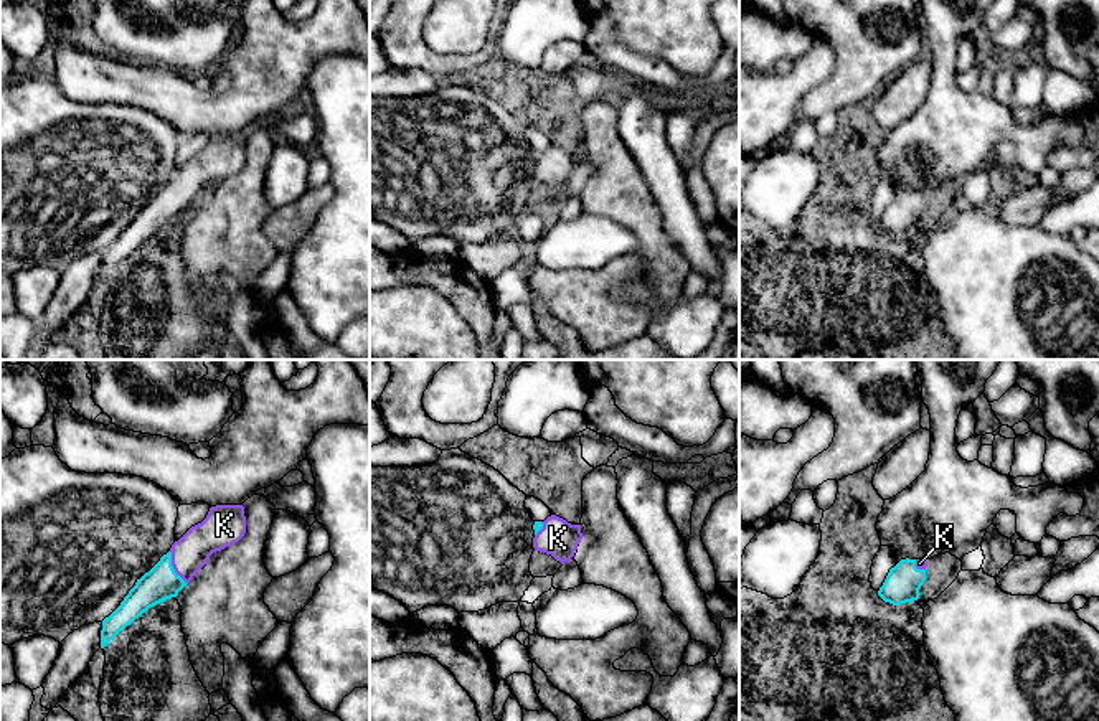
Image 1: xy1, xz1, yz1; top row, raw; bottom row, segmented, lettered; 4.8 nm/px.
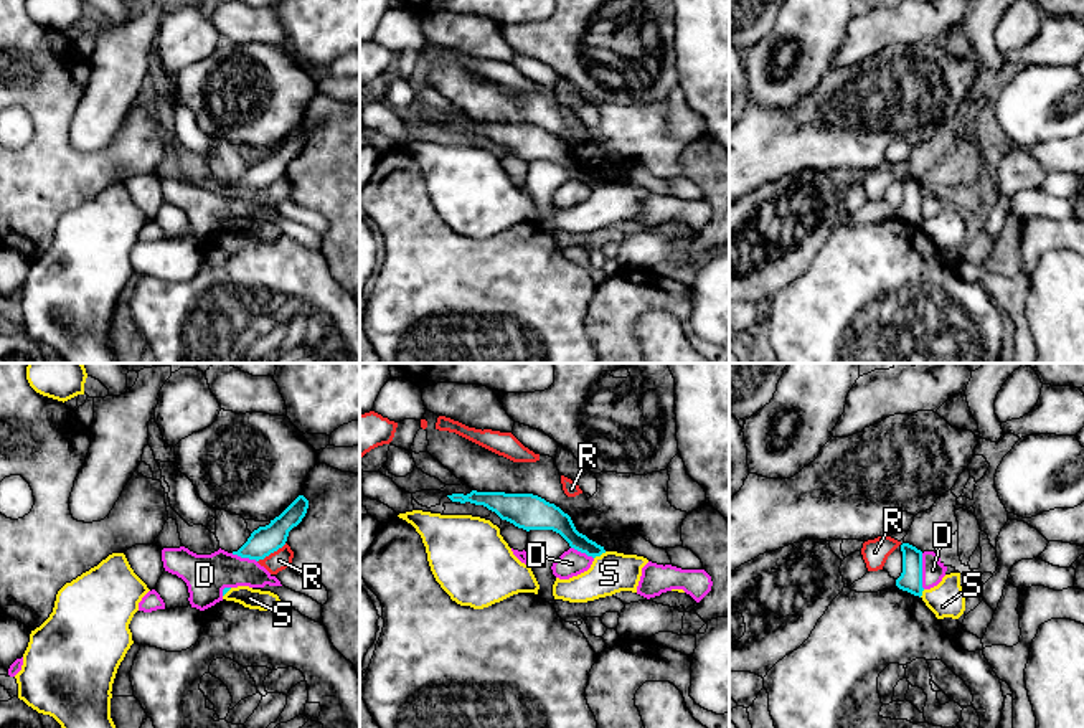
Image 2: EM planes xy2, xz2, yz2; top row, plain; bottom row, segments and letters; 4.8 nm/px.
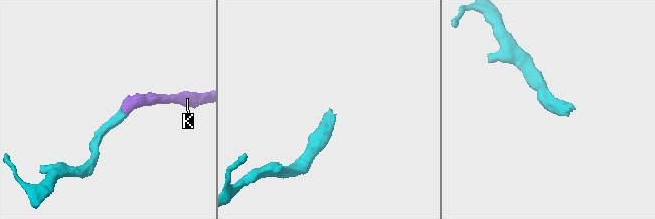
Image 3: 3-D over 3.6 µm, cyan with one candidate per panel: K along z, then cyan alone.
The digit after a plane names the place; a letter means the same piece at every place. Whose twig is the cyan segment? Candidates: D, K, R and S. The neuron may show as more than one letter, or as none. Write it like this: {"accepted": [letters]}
{"accepted": ["K"]}

